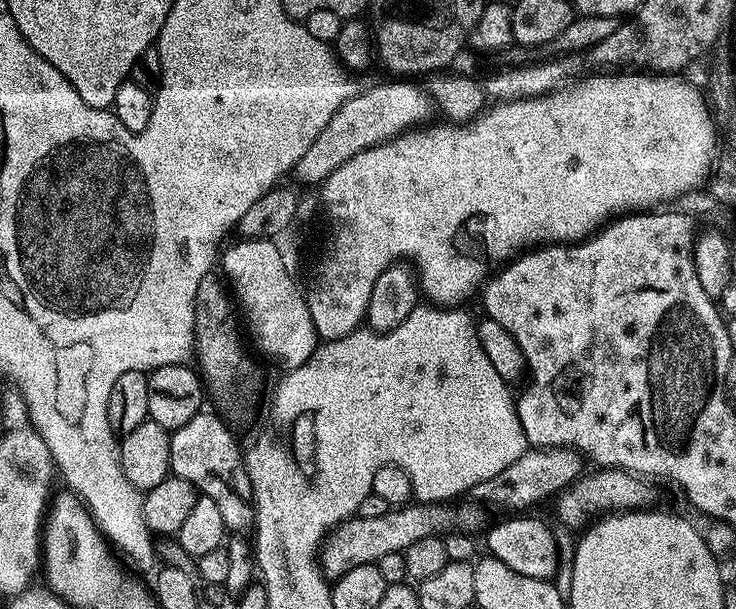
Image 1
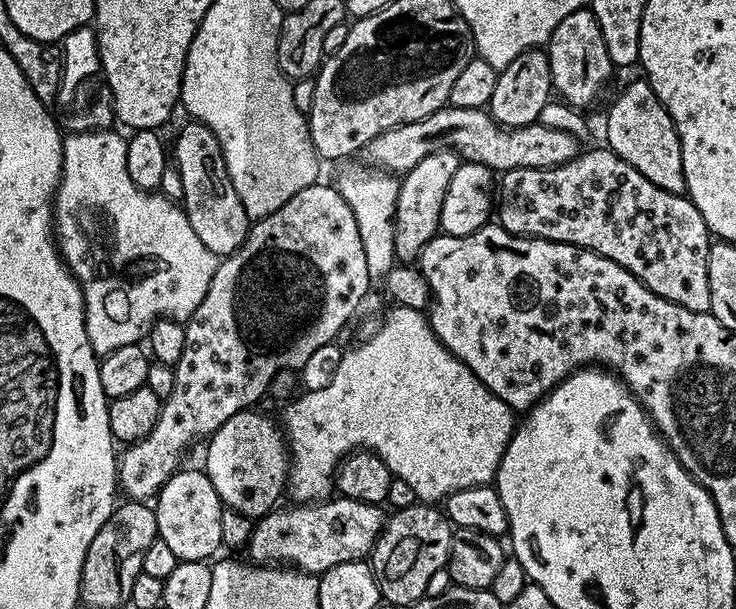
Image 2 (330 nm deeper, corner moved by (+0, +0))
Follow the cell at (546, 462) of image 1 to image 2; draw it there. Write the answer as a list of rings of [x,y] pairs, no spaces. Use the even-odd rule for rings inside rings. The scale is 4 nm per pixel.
[[[329,498],[321,500],[319,502],[304,502],[299,506],[292,506],[296,508],[284,509],[284,506],[277,507],[275,510],[267,512],[265,516],[259,517],[255,521],[252,537],[248,539],[246,545],[246,552],[249,552],[251,559],[255,563],[267,565],[269,562],[275,562],[277,565],[295,566],[302,572],[311,572],[313,574],[319,574],[330,570],[334,566],[342,566],[342,562],[354,562],[355,560],[362,560],[371,557],[372,547],[376,545],[376,539],[379,538],[380,532],[384,529],[384,522],[386,519],[386,512],[379,504],[367,504],[366,502],[358,502],[357,500],[345,500],[343,498]]]

